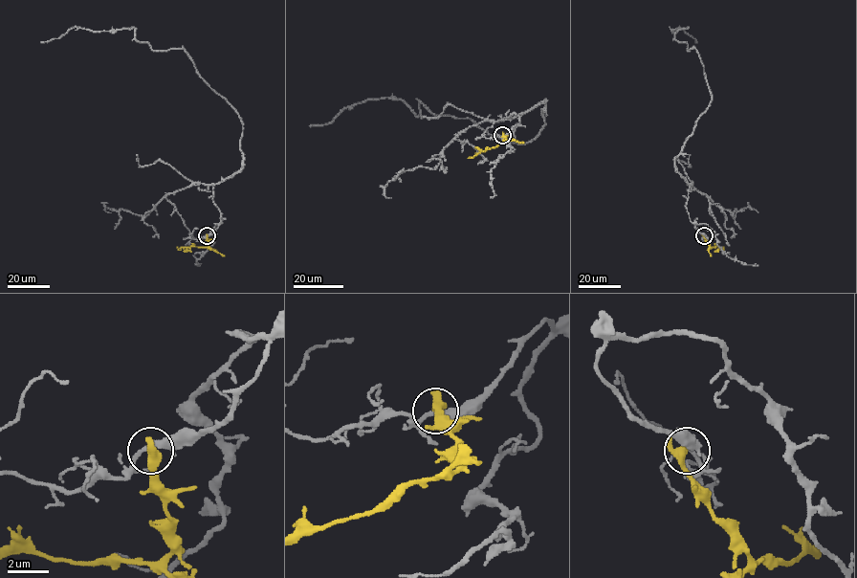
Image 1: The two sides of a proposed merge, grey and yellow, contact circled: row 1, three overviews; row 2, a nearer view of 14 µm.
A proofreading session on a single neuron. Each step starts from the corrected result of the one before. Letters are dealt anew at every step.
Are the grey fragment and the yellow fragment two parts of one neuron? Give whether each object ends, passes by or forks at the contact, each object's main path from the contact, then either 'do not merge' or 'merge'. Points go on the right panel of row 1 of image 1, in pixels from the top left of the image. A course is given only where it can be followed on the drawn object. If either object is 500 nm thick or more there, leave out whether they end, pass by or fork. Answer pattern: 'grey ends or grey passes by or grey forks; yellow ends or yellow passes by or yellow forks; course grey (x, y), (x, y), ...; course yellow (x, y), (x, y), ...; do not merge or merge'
grey passes by; yellow passes by; course grey (704, 235), (674, 158), (712, 94), (696, 49), (674, 38), (689, 28), (672, 31), (696, 42); course yellow (704, 235), (711, 247), (723, 247); do not merge

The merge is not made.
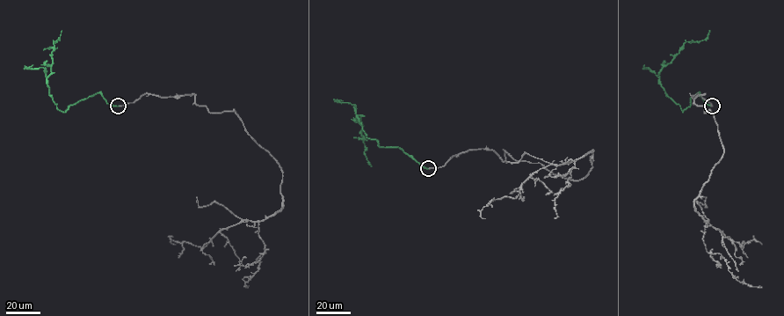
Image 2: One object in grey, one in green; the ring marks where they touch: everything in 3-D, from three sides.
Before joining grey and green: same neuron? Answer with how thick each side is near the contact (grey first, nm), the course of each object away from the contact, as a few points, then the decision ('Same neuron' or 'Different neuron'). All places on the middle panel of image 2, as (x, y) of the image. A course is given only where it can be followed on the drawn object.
Thickness 200 nm (grey) against 320 nm. Course of grey: (428, 168), (489, 149), (577, 180), (592, 150), (535, 171), (514, 198), (484, 206), (485, 218). Course of green: (428, 168), (398, 147), (381, 147), (374, 139), (366, 136), (357, 116), (361, 116), (365, 155), (372, 166). Same neuron

